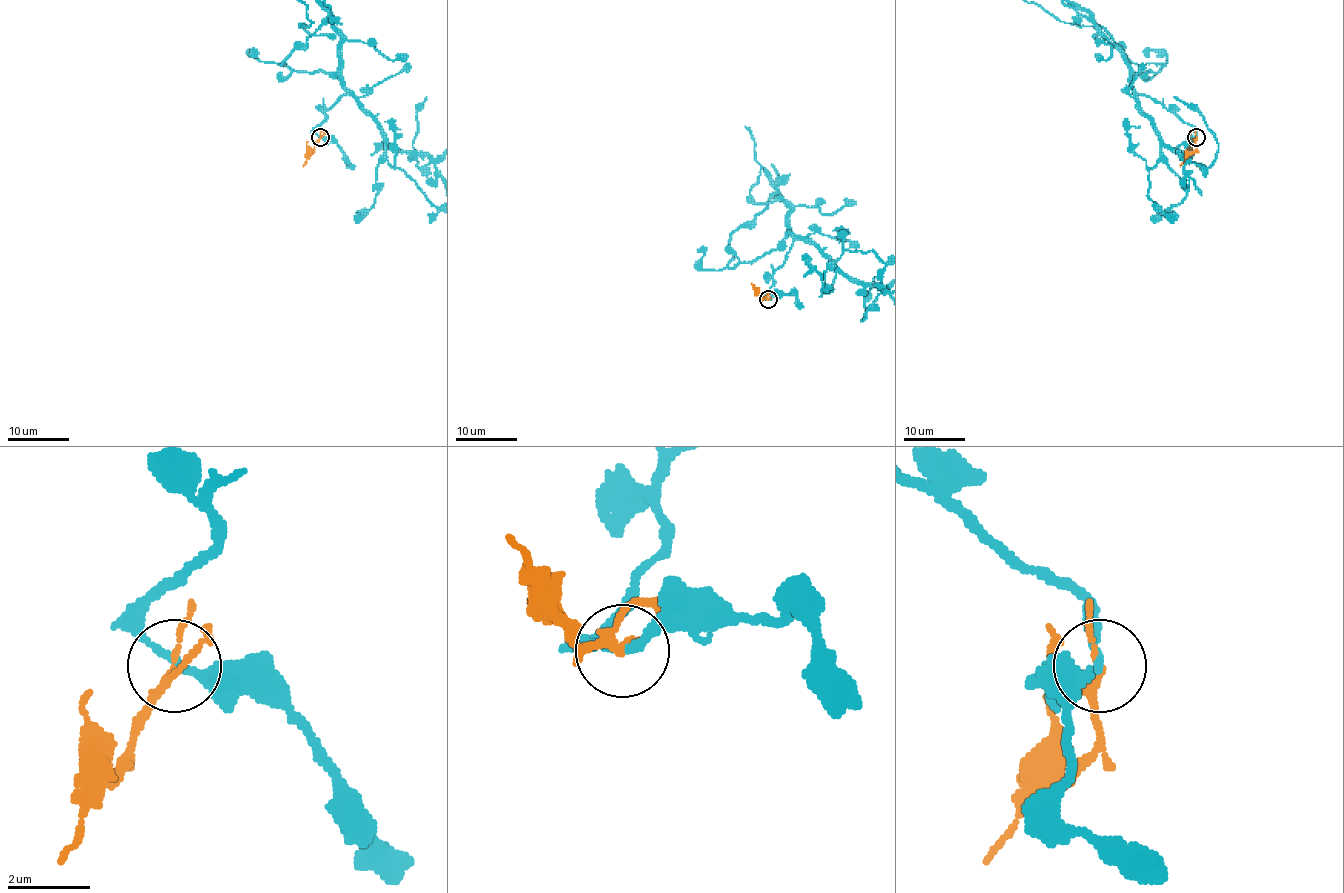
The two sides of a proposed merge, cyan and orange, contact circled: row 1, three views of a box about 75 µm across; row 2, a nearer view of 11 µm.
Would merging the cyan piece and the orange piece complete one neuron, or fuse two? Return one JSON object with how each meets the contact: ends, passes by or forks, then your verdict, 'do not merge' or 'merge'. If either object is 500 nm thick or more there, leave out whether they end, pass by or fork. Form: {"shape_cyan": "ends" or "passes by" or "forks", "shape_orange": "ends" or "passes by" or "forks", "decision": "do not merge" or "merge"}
{"shape_cyan": "passes by", "shape_orange": "forks", "decision": "do not merge"}

